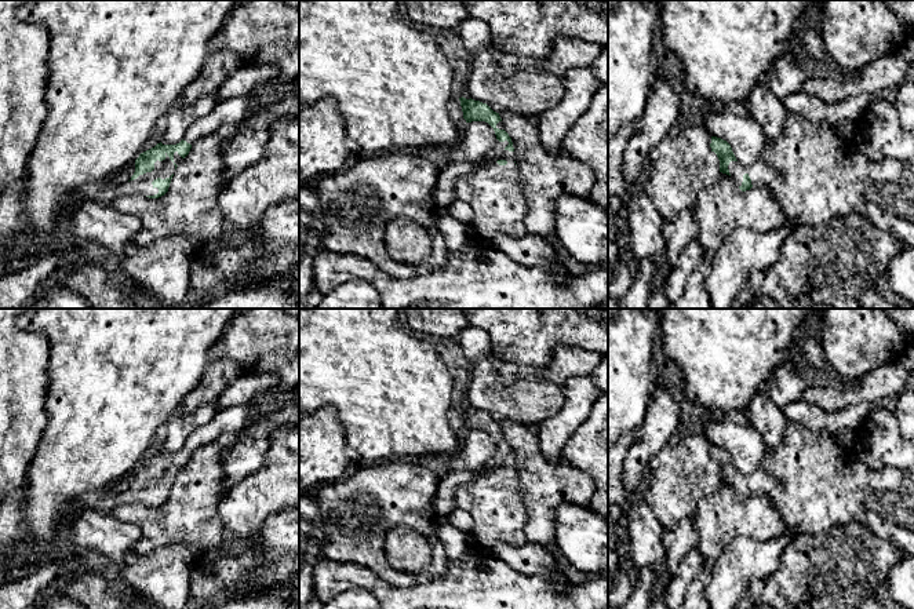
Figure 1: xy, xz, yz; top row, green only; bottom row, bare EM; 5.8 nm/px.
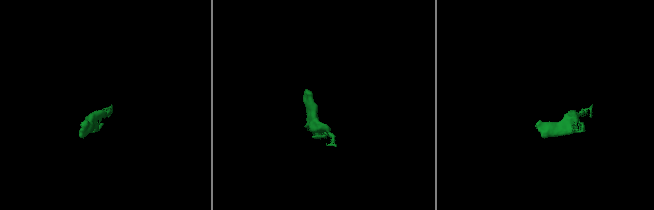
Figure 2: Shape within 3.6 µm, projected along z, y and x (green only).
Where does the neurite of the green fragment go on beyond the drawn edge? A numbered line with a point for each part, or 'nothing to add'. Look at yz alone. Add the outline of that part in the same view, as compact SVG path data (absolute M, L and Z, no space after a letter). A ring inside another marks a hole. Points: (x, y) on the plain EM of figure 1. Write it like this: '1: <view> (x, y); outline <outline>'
1: yz (815, 484); outline M789 422L784 437L778 446L768 449L755 471L742 474L739 470L731 470L728 478L738 496L742 495L744 482L750 485L753 495L766 495L783 517L787 529L797 529L800 535L820 533L835 525L856 522L895 544L906 555L914 557L914 470L874 471L827 431L816 434L804 423Z

